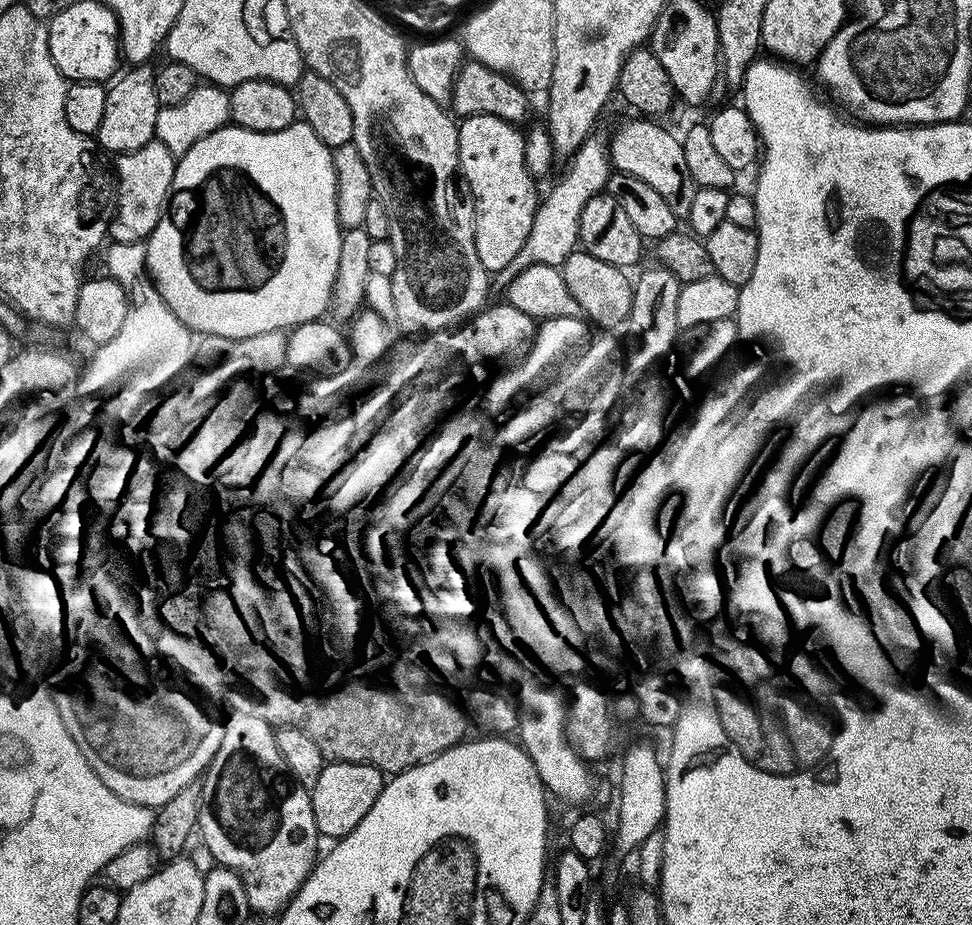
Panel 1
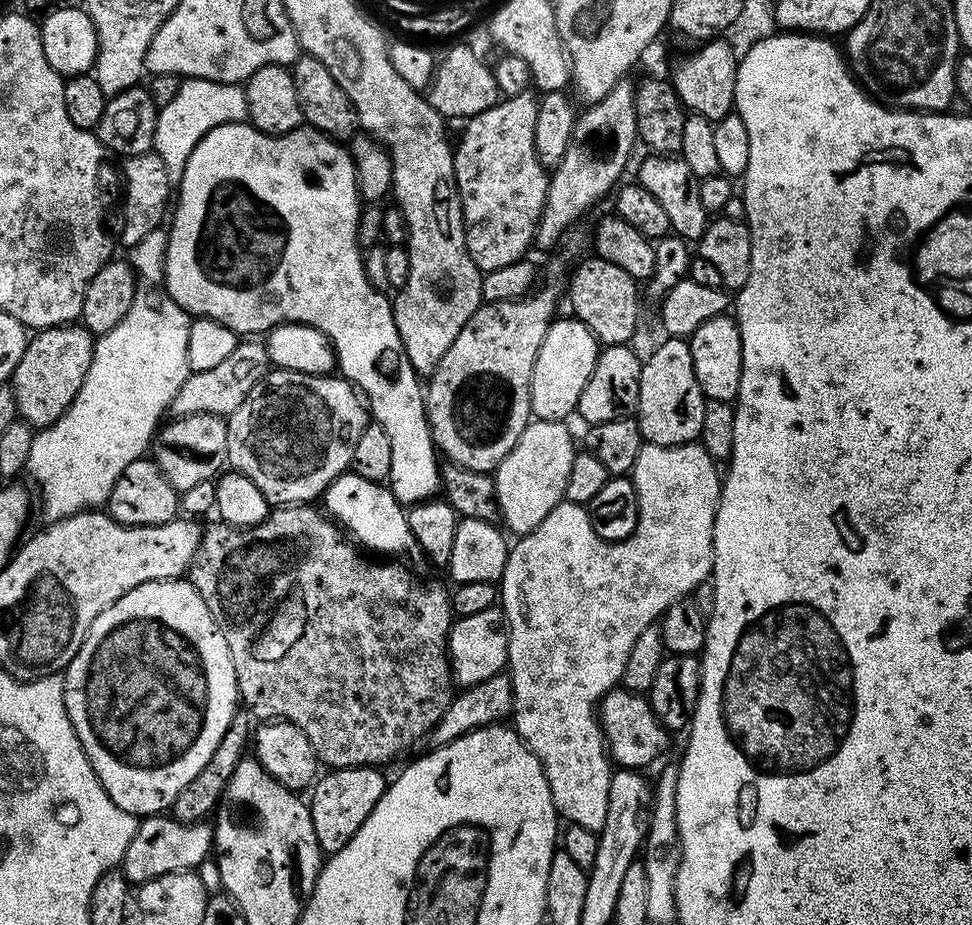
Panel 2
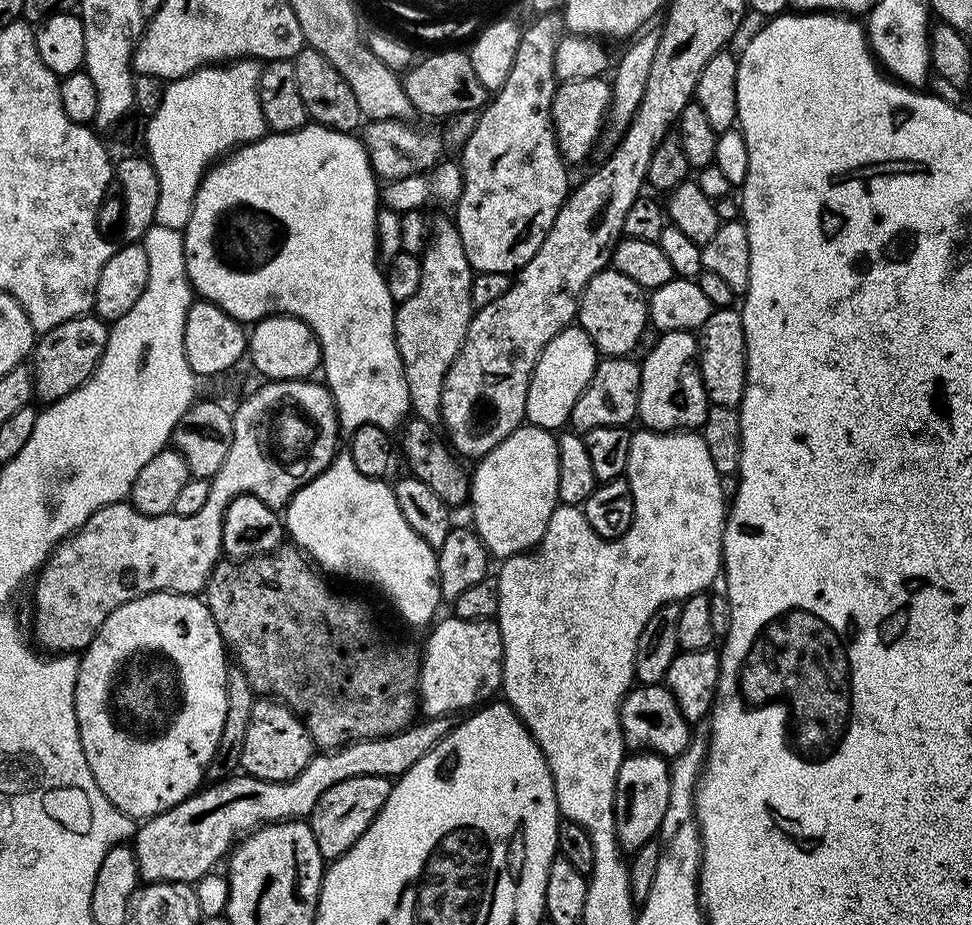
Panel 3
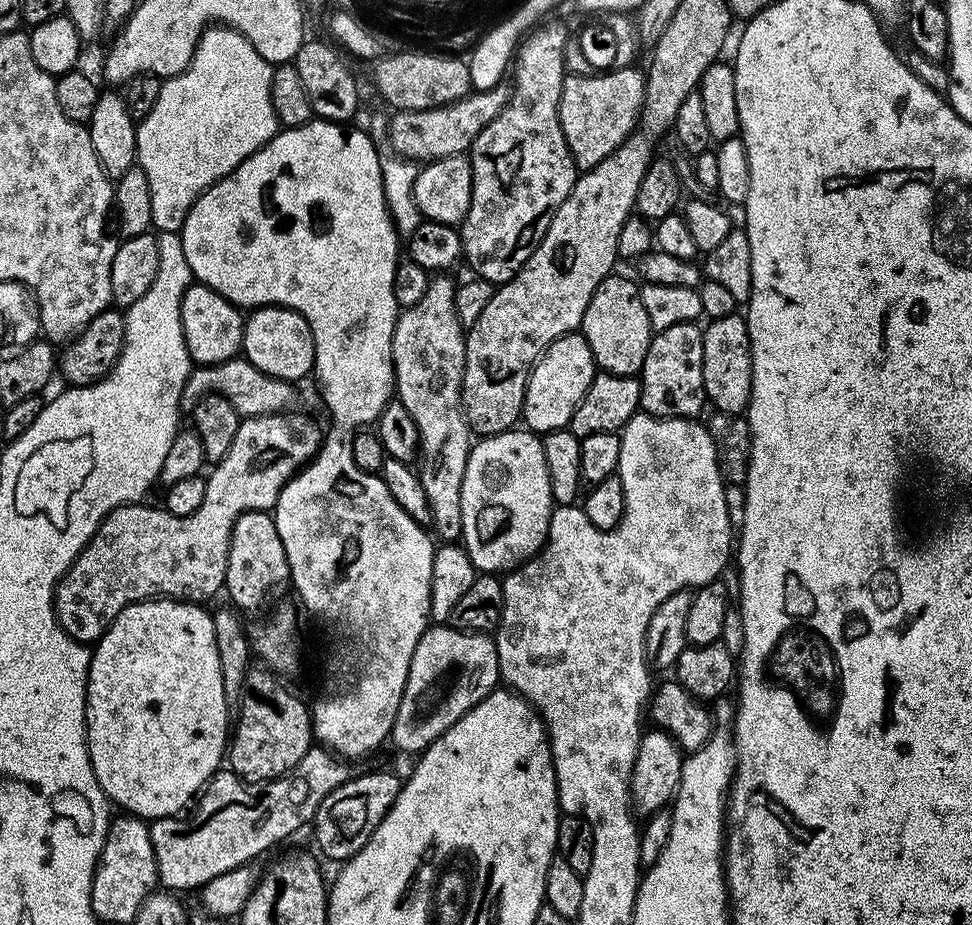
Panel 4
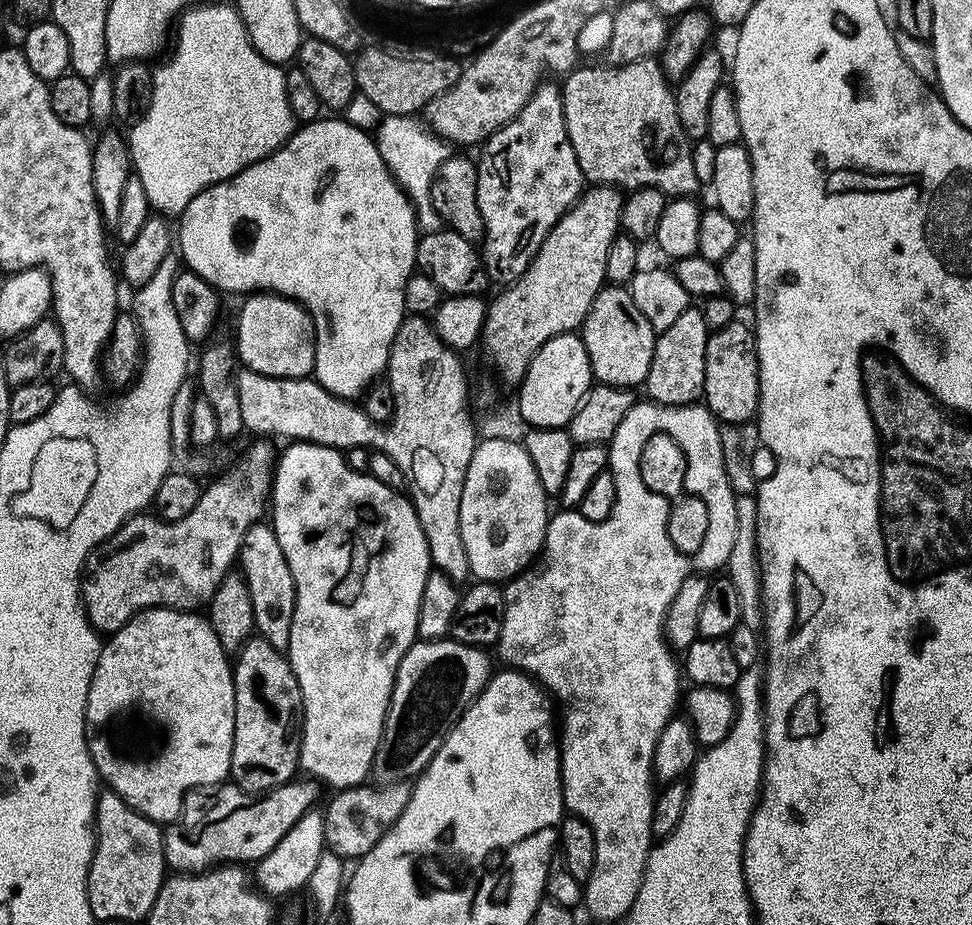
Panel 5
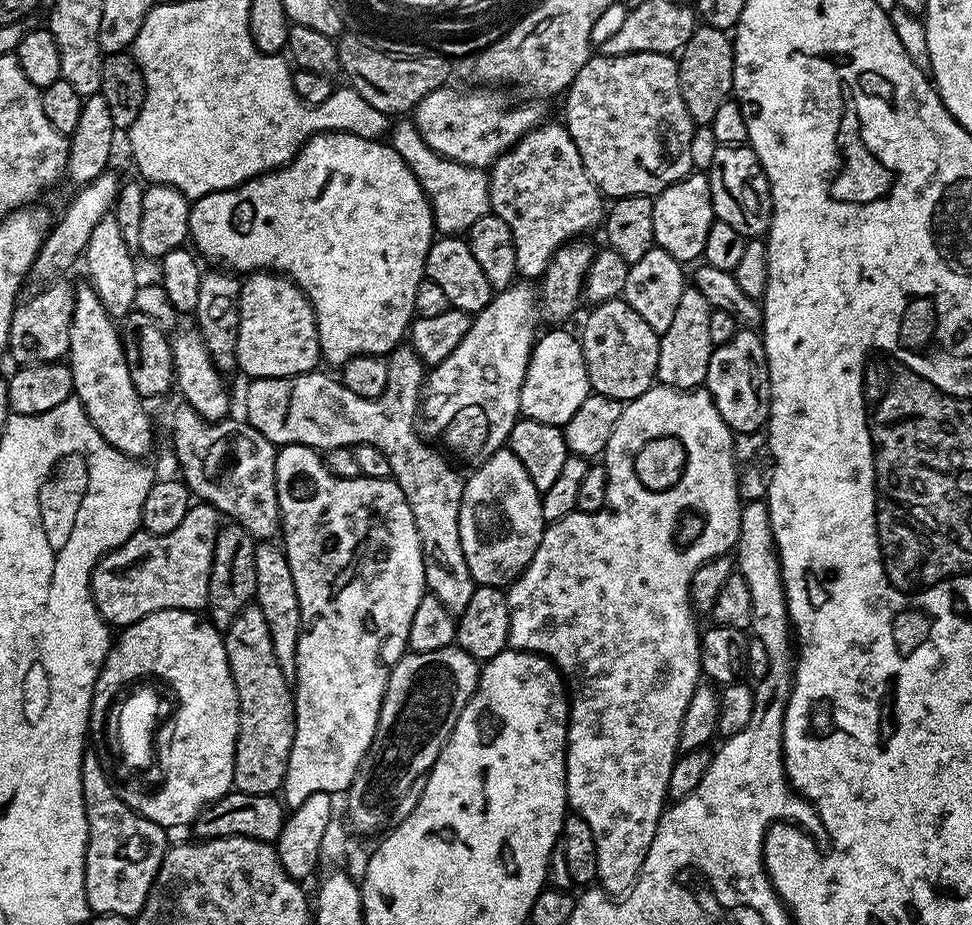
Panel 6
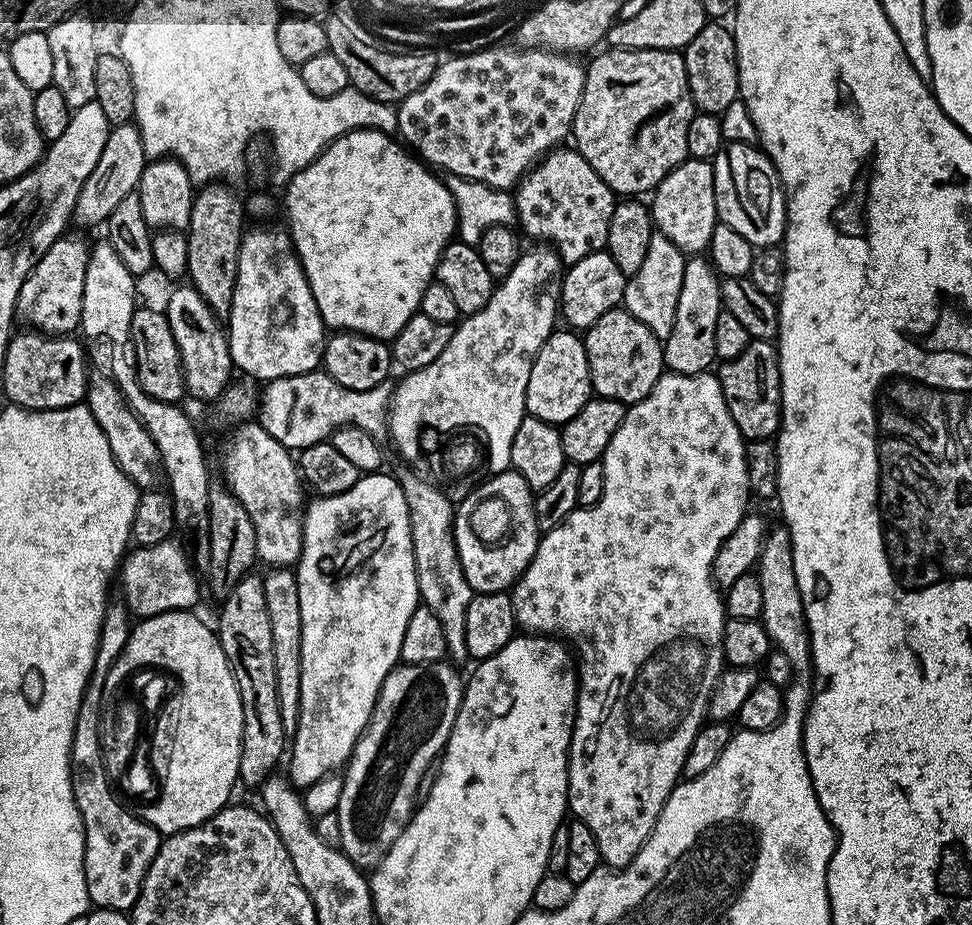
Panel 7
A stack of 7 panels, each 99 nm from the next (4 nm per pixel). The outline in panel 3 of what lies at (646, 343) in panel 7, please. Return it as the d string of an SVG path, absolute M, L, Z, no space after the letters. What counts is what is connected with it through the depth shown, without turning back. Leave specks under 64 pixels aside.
M611 266L604 268L586 286L580 296L578 326L596 344L596 351L601 357L631 357L632 347L644 336L644 327L649 327L648 296L638 282L626 278L618 269Z

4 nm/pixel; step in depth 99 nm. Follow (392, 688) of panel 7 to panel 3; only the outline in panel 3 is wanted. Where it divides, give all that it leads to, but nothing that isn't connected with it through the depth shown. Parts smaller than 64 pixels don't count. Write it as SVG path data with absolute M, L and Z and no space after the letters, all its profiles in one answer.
M455 614L437 619L428 645L422 648L418 681L418 708L425 717L447 716L463 708L472 710L501 691L504 679L504 647L500 625L495 619L463 620Z

